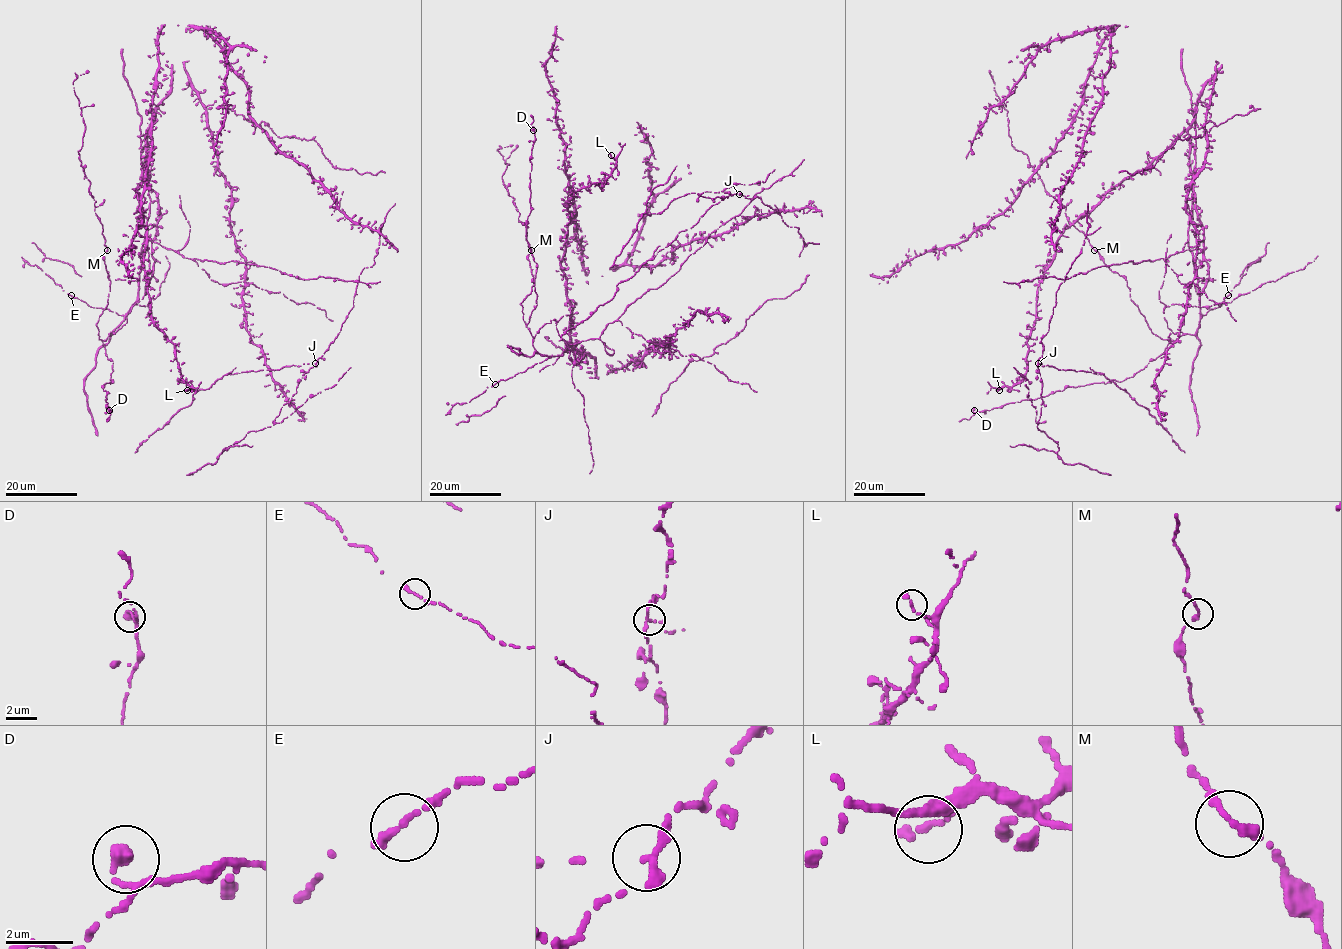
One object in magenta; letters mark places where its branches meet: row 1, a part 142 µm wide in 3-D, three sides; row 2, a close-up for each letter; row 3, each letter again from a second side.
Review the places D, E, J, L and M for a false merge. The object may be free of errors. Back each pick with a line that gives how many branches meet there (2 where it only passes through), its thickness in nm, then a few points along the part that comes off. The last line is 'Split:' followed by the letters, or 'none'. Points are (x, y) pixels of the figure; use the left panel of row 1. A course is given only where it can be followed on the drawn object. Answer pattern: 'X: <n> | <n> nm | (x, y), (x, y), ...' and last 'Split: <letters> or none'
J: 1 | 340 nm | (315, 363), (224, 375), (208, 389), (195, 391), (190, 405), (177, 411), (135, 452)
Split: J

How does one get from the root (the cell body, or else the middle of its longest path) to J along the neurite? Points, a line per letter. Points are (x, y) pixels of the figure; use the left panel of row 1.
J: (355, 293), (353, 306), (337, 336), (315, 363)

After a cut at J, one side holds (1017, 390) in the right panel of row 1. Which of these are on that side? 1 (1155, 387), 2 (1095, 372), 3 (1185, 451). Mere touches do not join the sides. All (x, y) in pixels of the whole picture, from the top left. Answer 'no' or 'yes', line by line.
1: yes
2: no
3: no

